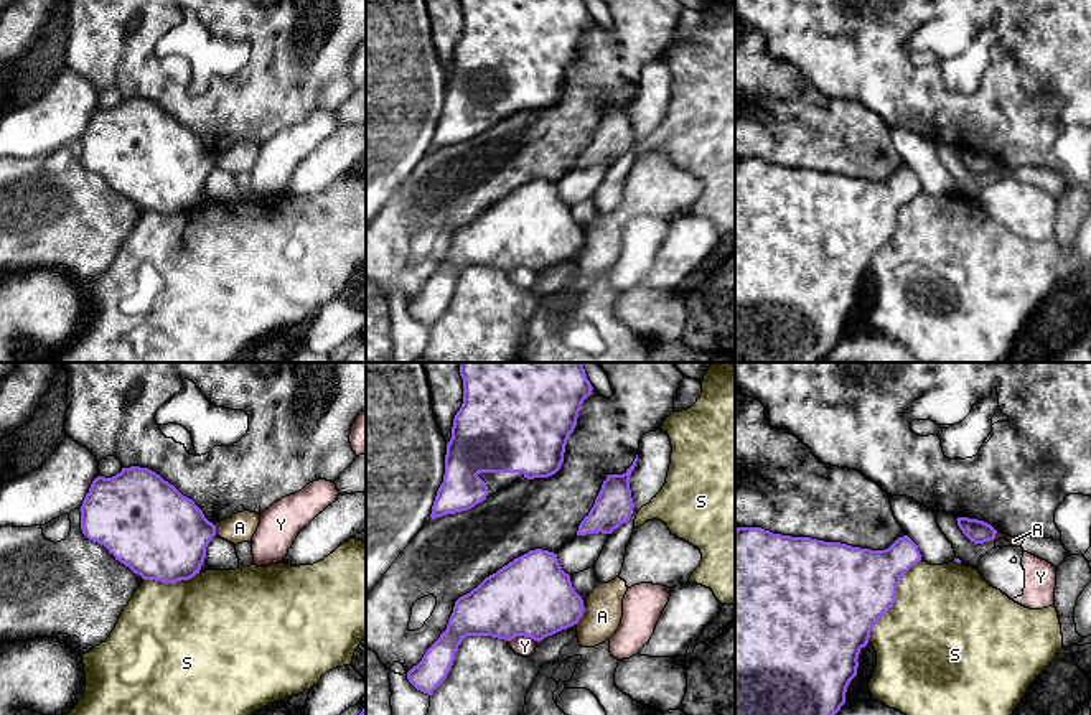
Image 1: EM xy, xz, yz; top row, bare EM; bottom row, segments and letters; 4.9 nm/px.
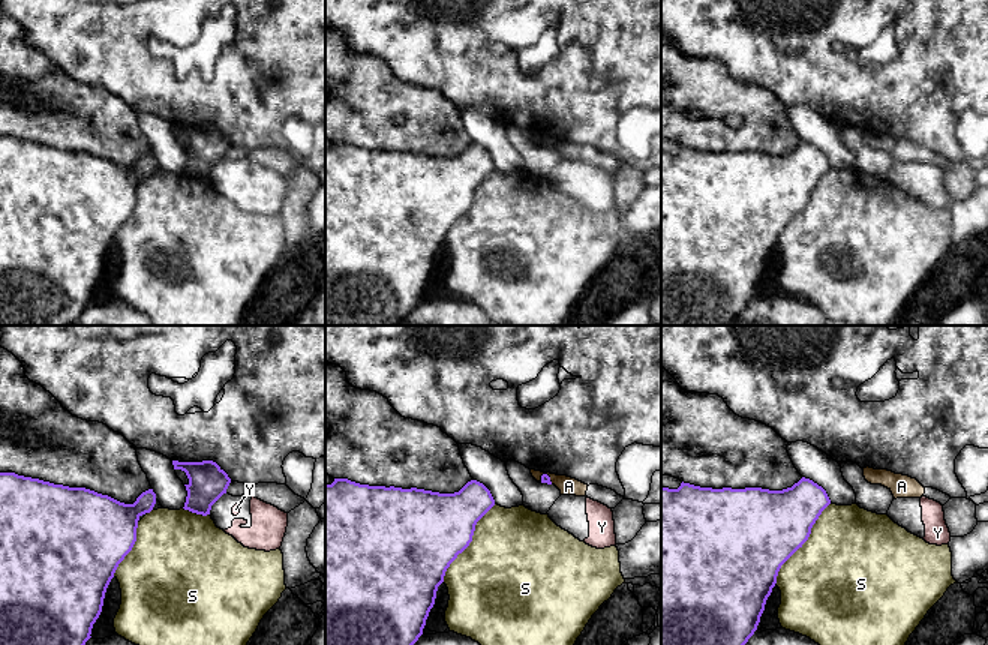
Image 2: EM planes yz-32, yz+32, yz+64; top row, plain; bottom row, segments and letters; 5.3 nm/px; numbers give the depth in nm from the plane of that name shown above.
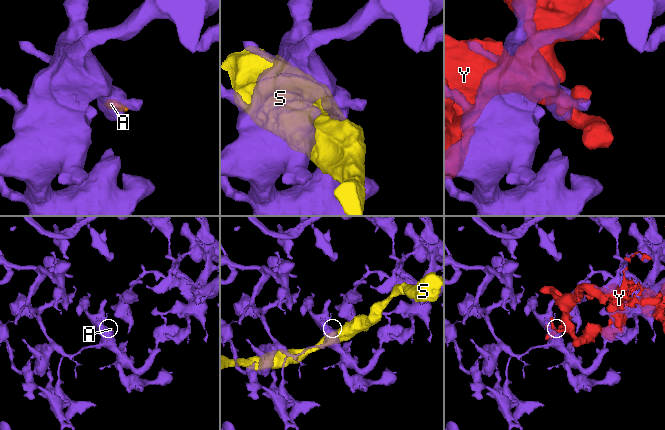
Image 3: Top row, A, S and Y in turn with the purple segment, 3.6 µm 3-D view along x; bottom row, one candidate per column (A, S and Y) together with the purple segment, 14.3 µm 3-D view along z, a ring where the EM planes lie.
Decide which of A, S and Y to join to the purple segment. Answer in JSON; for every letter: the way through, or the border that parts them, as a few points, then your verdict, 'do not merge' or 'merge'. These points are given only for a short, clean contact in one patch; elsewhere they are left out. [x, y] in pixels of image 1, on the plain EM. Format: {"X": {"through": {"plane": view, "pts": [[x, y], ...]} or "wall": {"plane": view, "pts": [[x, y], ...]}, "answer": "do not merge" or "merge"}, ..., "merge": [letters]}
{"A": {"wall": {"plane": "xz", "pts": [[585, 239], [575, 254]]}, "answer": "do not merge"}, "S": {"answer": "do not merge"}, "Y": {"answer": "do not merge"}, "merge": []}

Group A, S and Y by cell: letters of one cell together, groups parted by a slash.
A / S / Y

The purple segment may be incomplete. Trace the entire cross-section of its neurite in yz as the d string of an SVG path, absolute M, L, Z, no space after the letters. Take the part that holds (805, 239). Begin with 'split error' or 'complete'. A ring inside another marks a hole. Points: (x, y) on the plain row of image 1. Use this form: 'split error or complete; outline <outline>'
complete; outline M735 160L735 362L817 362L845 334L860 280L875 254L893 237L900 209L918 193L918 176L898 168L885 181Z

